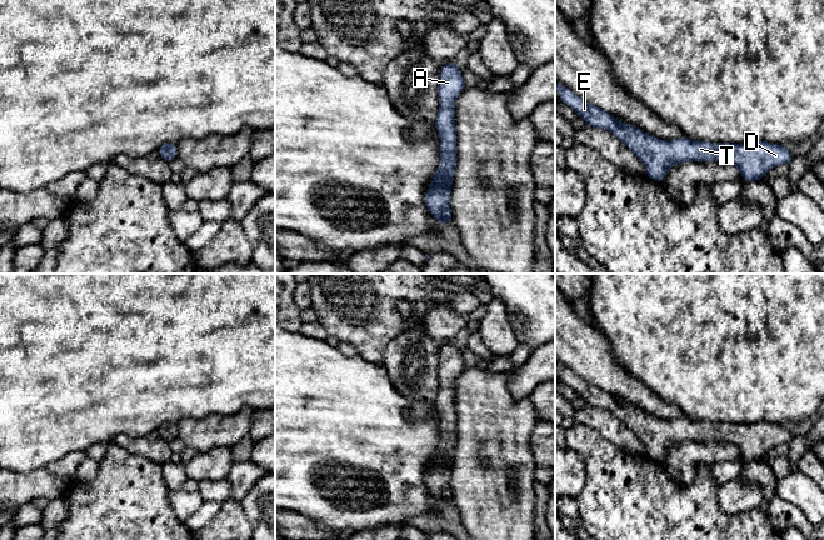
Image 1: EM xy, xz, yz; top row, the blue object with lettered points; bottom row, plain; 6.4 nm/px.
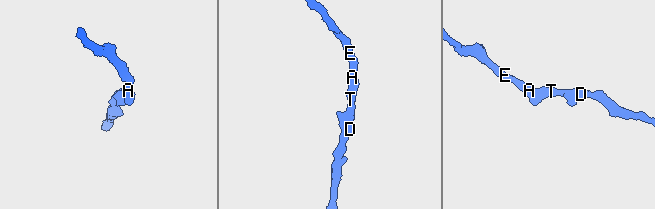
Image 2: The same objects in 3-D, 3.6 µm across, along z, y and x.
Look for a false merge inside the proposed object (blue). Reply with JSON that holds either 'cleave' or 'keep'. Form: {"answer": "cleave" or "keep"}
{"answer": "keep"}

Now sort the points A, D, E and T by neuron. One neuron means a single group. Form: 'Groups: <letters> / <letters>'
Groups: A D E T

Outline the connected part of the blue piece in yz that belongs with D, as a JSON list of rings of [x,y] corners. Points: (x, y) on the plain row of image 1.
[[[556,360],[555,369],[560,381],[570,386],[586,405],[611,411],[634,431],[645,446],[645,455],[656,464],[665,459],[666,451],[673,445],[685,441],[726,441],[739,449],[741,459],[761,461],[770,449],[781,444],[790,444],[794,439],[785,425],[769,421],[713,424],[693,421],[686,416],[673,421],[660,420],[641,411],[631,402],[621,404],[615,396],[588,384]]]

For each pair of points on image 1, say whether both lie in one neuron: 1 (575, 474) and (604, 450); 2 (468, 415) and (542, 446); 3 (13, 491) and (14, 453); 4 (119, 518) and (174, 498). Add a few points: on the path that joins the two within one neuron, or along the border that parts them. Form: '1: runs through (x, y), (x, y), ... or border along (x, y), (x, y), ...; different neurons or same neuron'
1: border along (568, 448), (584, 465), (585, 485), (578, 495); different neurons
2: border along (538, 421), (530, 436), (534, 470); different neurons
3: border along (43, 466), (26, 471), (13, 470); different neurons
4: border along (168, 490), (168, 503), (181, 518); different neurons

